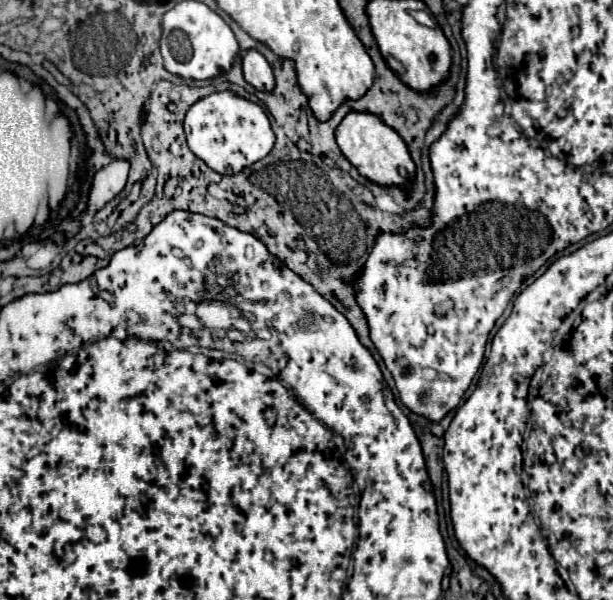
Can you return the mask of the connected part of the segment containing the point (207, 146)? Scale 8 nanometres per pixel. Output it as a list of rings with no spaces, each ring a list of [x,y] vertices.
[[[215,91],[193,103],[185,115],[185,135],[189,149],[223,175],[233,175],[263,159],[275,145],[275,133],[263,107],[233,91]]]

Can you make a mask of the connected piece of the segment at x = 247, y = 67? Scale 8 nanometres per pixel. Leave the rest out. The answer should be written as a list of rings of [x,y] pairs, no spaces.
[[[257,49],[243,51],[241,53],[241,65],[243,65],[245,81],[251,83],[255,89],[271,91],[275,87],[271,65],[267,63],[267,59]]]

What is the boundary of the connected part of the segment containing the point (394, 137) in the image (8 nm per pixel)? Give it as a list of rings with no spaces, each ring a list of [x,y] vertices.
[[[349,111],[335,129],[335,139],[343,155],[359,169],[363,177],[377,185],[399,183],[409,187],[409,179],[415,175],[415,163],[409,157],[407,145],[395,129],[385,125],[377,115],[367,111]]]

